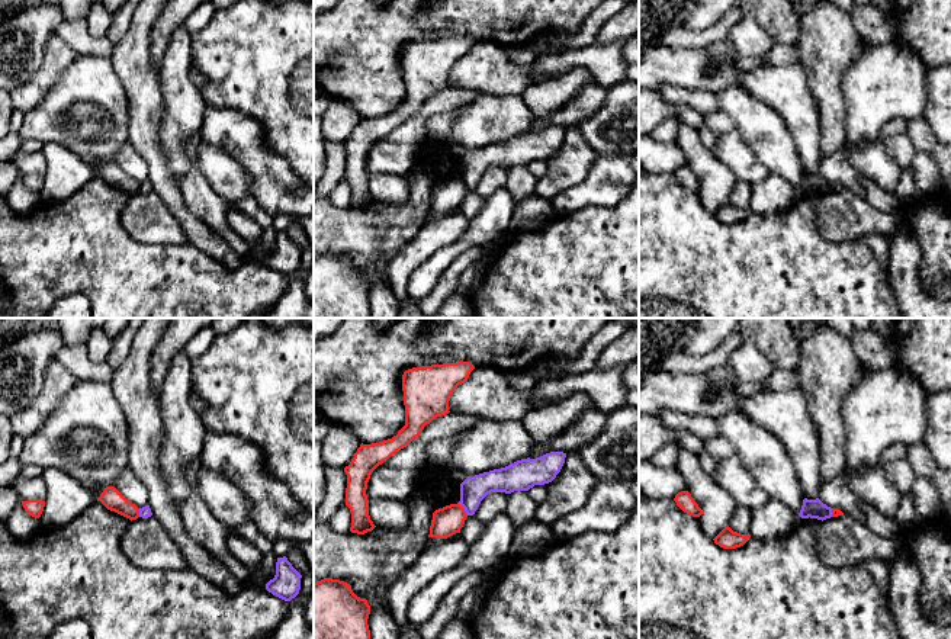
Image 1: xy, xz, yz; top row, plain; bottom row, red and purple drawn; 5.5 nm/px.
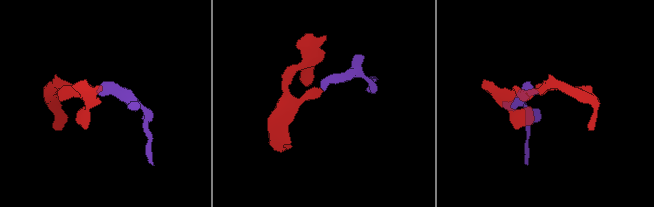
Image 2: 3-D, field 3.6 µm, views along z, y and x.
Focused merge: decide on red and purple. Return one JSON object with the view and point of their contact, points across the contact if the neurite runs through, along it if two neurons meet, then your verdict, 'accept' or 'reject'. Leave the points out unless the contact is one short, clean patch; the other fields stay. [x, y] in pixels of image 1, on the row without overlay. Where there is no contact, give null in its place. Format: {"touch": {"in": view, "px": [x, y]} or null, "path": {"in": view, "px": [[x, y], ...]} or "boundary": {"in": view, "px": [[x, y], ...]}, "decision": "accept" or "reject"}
{"touch": {"in": "xz", "px": [463, 183]}, "boundary": {"in": "xz", "px": [[458, 177], [468, 189]]}, "decision": "reject"}

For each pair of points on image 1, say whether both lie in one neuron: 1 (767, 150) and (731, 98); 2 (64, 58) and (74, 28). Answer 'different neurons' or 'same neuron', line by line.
1: same neuron
2: different neurons

